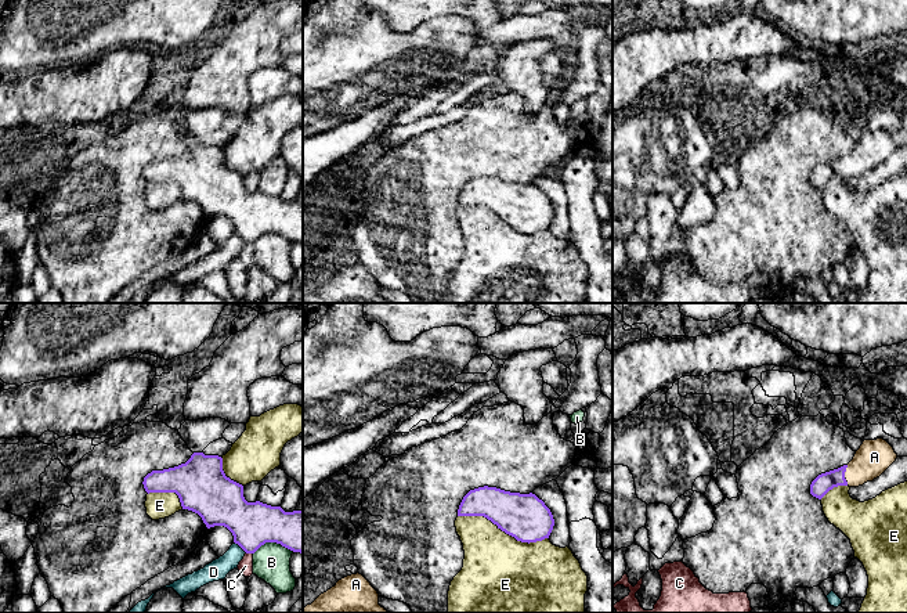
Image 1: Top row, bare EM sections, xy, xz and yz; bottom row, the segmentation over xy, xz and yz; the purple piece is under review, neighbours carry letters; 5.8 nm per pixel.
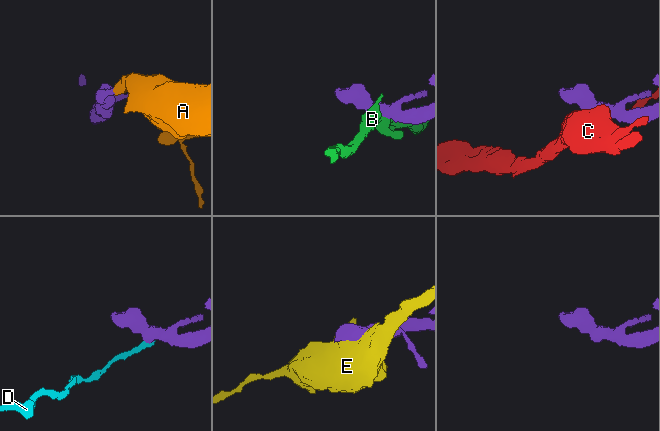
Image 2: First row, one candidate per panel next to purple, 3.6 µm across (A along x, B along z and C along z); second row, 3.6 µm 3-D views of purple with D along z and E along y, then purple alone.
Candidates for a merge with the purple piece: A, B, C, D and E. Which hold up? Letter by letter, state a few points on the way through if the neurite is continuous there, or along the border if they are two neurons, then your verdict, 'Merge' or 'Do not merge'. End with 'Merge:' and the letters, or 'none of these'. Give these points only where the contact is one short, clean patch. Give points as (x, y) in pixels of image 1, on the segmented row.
A: Path across: yz (823, 483), (844, 475), (856, 473), (874, 457). Merge
B: Do not merge
C: Do not merge
D: Boundary: xy (234, 541), (246, 552). Do not merge
E: Do not merge
Merge: A

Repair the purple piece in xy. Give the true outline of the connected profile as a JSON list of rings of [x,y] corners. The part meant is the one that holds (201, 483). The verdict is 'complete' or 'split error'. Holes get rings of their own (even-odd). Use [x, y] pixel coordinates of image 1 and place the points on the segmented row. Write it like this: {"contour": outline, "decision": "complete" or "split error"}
{"contour": [[[194,452],[191,458],[178,466],[152,470],[144,477],[144,488],[149,493],[176,493],[183,509],[198,513],[207,529],[227,527],[234,542],[246,553],[254,553],[265,542],[277,542],[282,547],[303,553],[303,511],[285,512],[281,506],[271,506],[260,501],[247,502],[243,497],[243,486],[231,480],[223,470],[223,458]]], "decision": "complete"}

